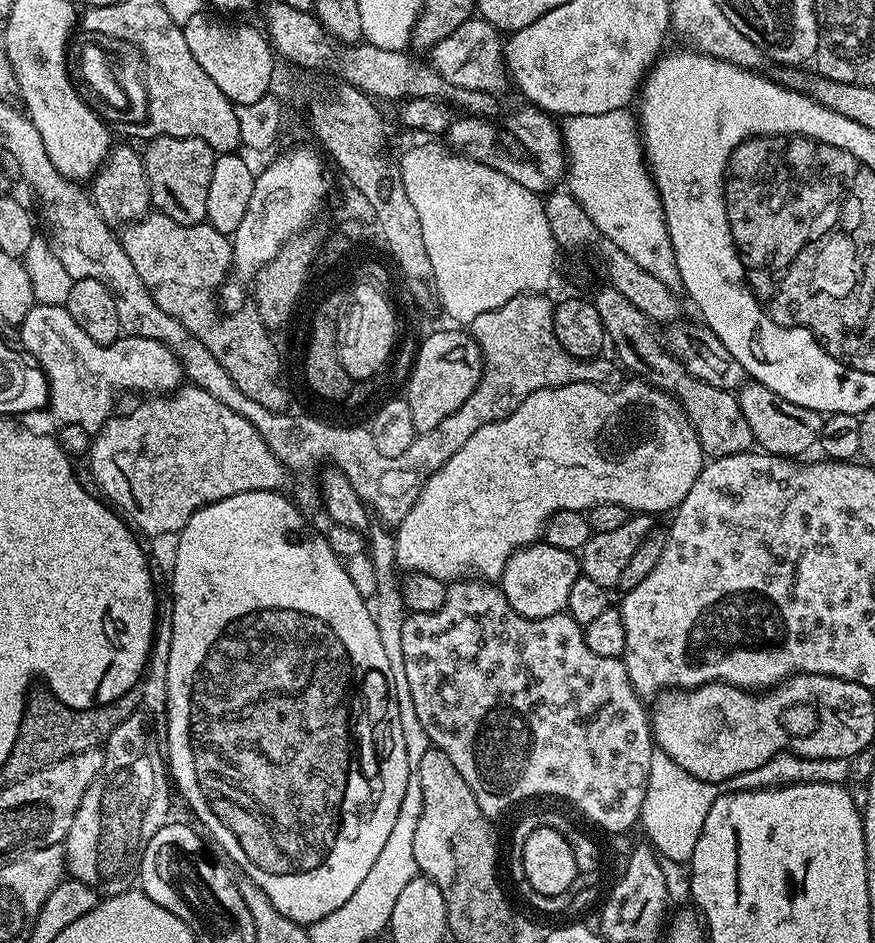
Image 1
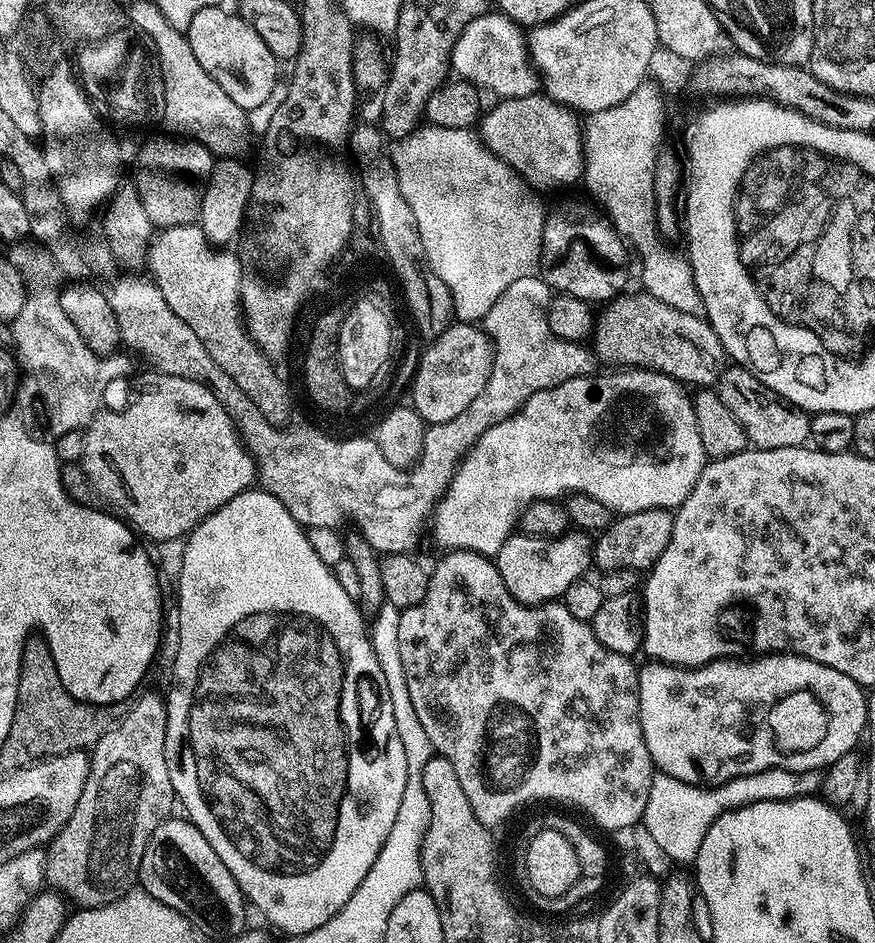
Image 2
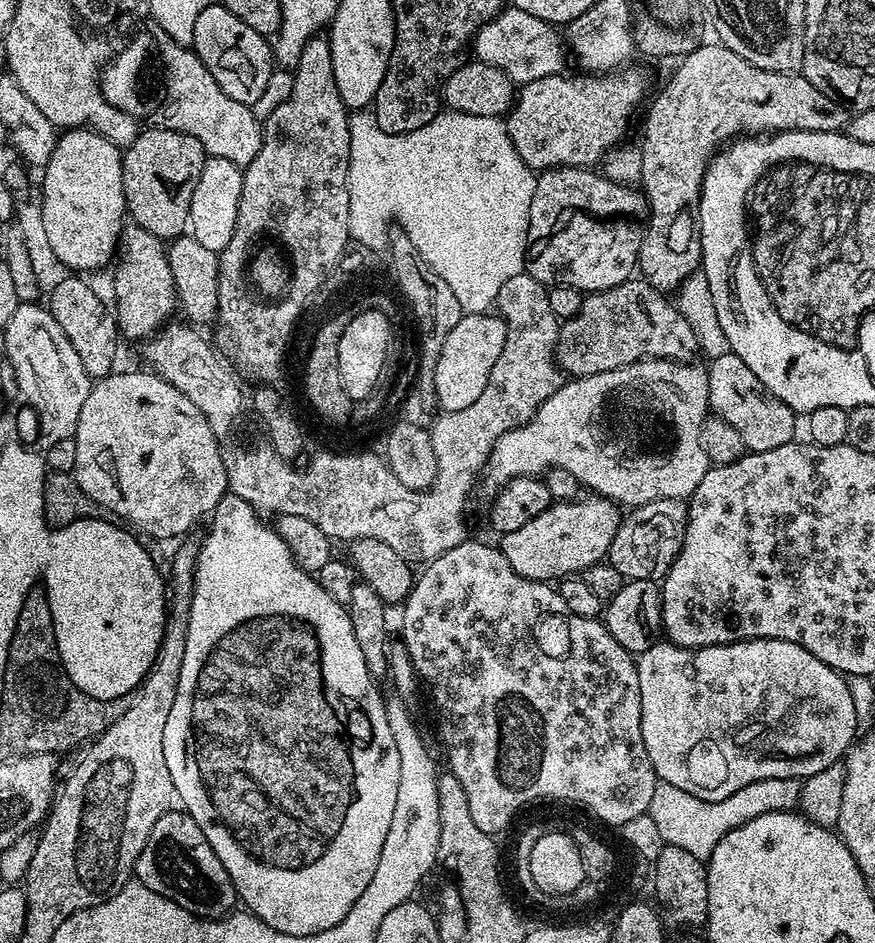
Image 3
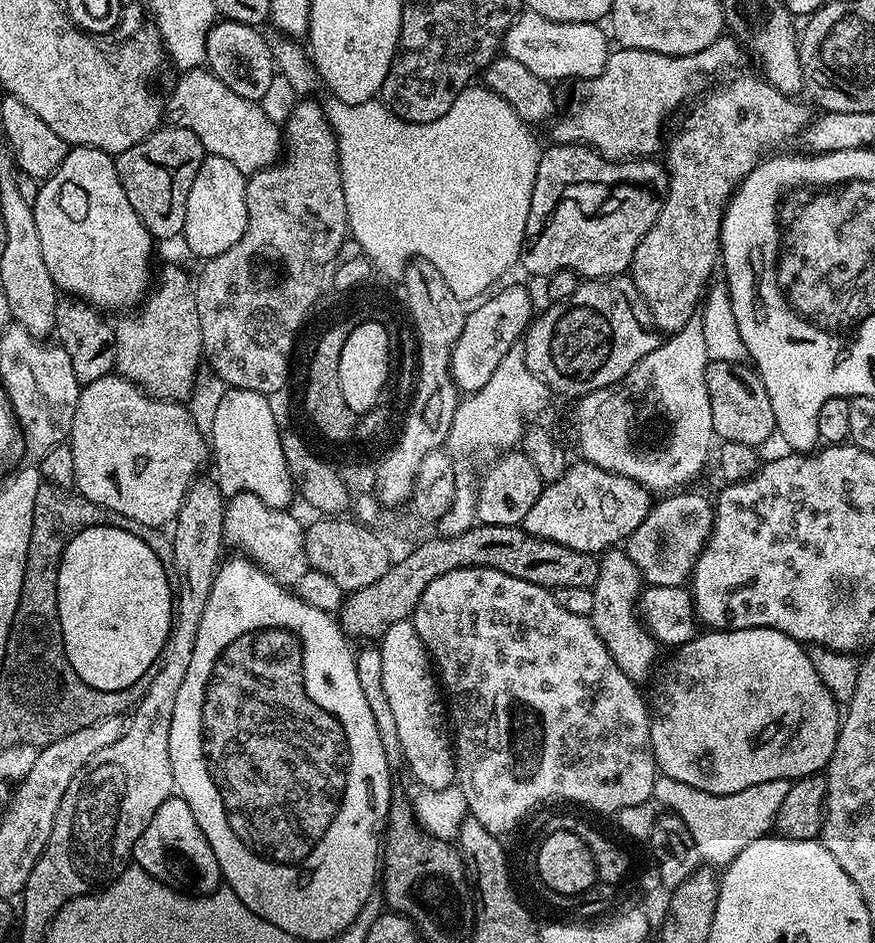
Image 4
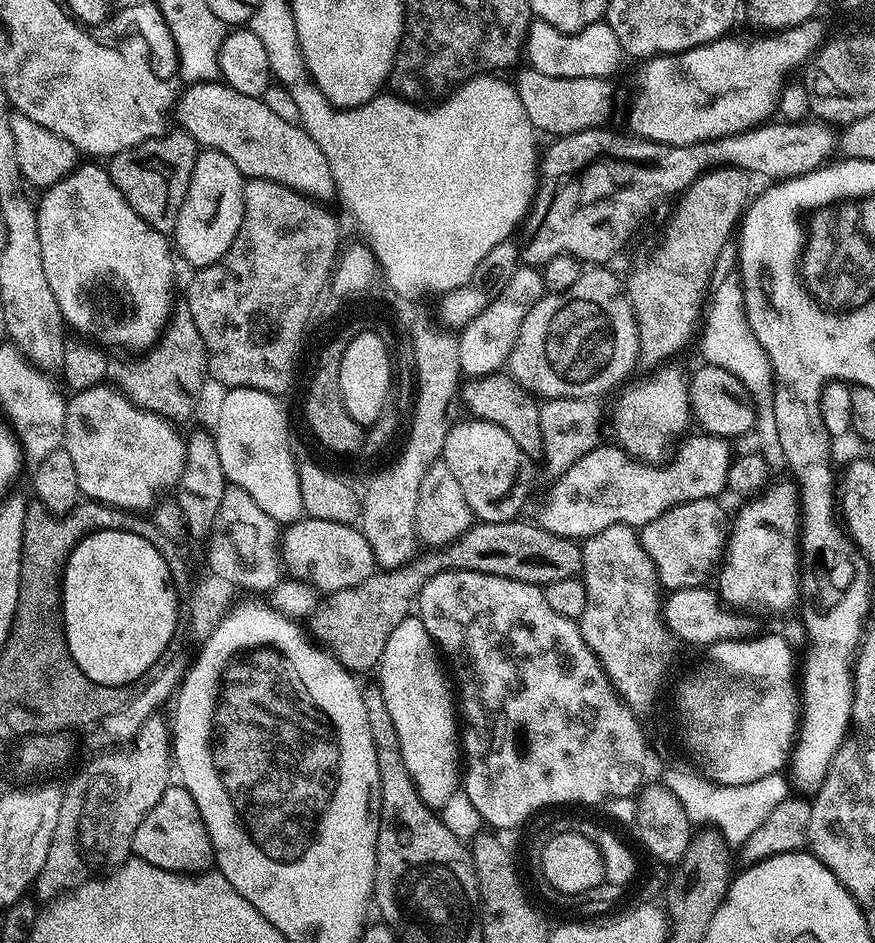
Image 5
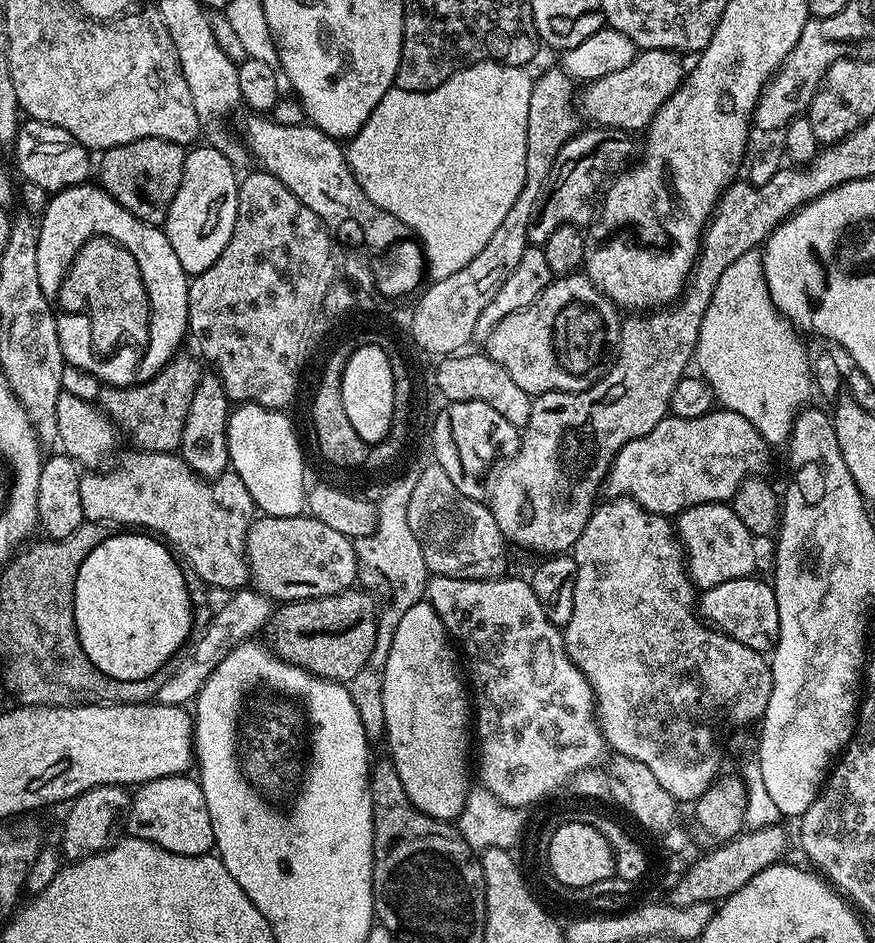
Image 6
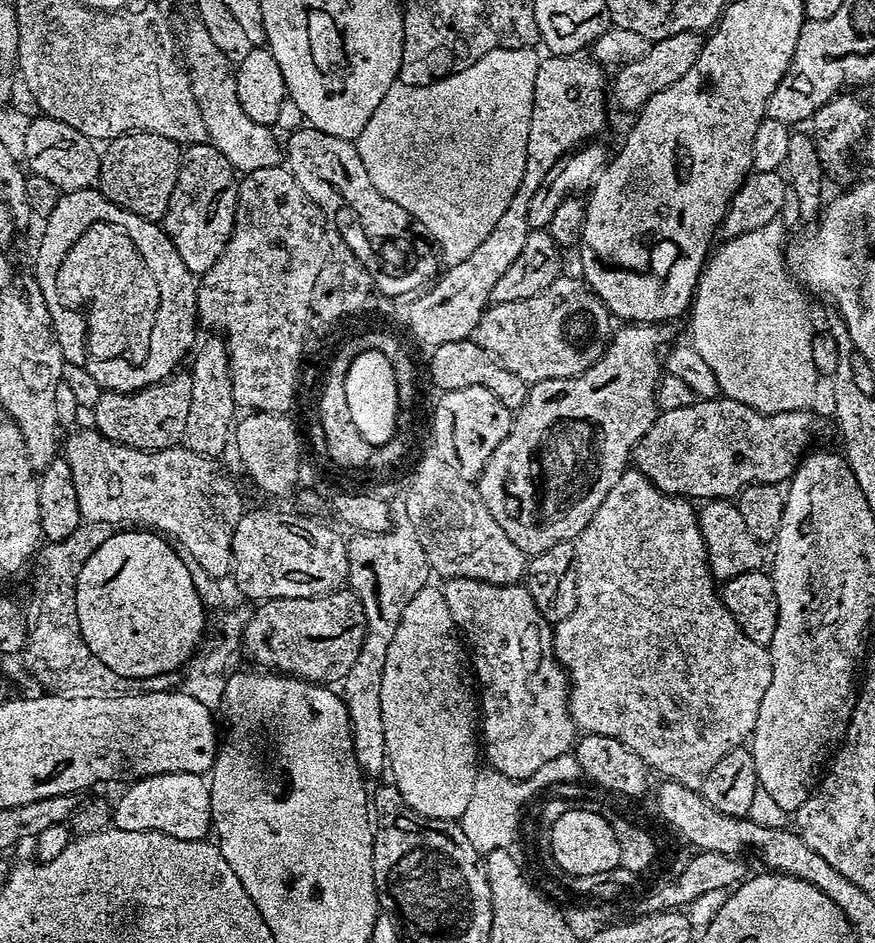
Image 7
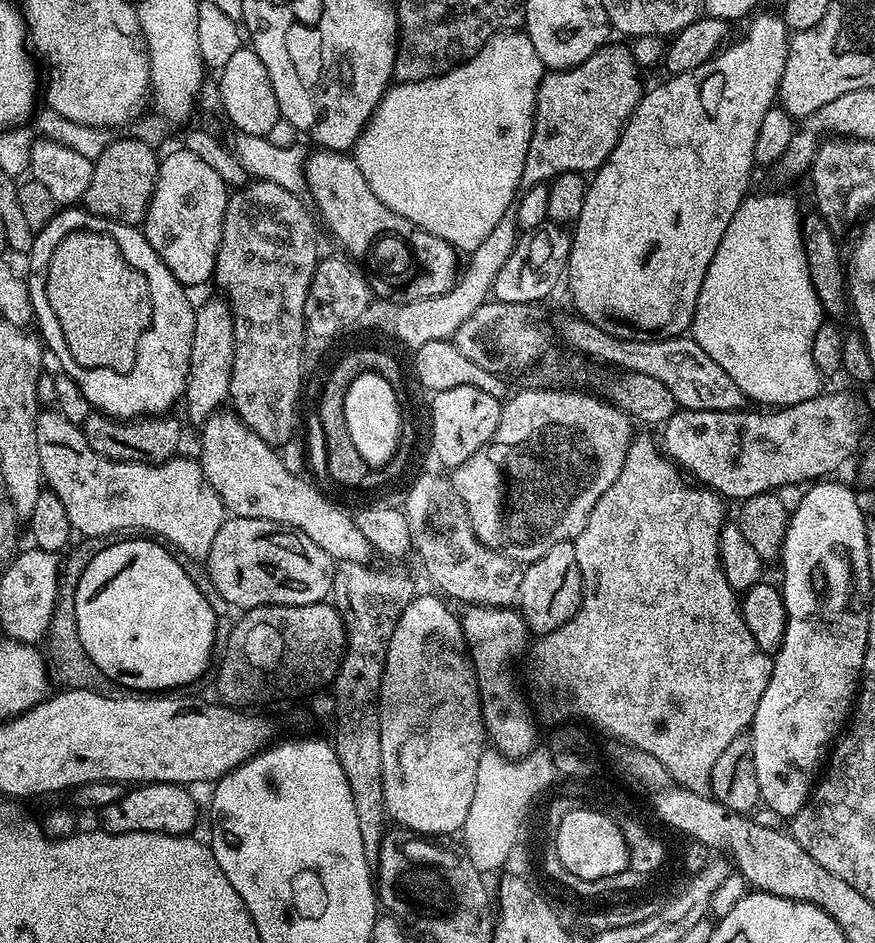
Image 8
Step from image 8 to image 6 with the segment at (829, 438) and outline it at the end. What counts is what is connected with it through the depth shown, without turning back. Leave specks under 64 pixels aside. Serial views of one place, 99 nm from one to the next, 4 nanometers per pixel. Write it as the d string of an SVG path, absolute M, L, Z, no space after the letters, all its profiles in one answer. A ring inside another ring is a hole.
M720 406L713 411L692 418L684 418L682 416L673 416L669 414L665 416L662 422L658 422L654 426L654 430L650 430L645 436L639 436L636 440L626 442L626 444L618 450L615 458L612 459L611 467L608 469L606 488L608 484L609 490L612 491L609 493L619 494L620 496L630 496L640 503L648 512L657 512L660 515L672 518L683 512L685 508L689 508L695 504L718 504L731 501L732 496L736 492L736 487L738 487L743 480L748 479L748 477L753 474L760 474L765 471L763 468L768 464L768 452L770 452L770 446L761 438L758 434L758 430L748 422L742 414L732 412L729 408Z

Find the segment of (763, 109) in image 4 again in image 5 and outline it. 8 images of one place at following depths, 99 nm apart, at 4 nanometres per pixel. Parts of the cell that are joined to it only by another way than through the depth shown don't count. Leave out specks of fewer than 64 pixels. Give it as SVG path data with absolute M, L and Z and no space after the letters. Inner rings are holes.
M727 166L714 168L710 172L705 172L703 176L699 176L675 201L677 202L676 209L673 210L672 217L664 228L665 240L657 246L656 253L641 268L634 269L629 274L628 280L626 276L628 301L640 335L639 363L641 365L645 364L646 367L655 369L671 361L668 359L678 355L691 342L692 335L694 335L693 340L697 335L698 325L701 323L702 313L705 311L706 301L710 296L710 289L713 287L711 271L714 270L718 250L724 242L733 239L750 203L748 180L750 180L749 173L740 168Z

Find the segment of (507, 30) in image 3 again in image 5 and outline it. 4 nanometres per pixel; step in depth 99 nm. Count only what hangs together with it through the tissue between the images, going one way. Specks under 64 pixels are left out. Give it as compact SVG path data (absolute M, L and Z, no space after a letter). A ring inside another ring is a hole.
M544 20L533 21L528 30L525 53L532 68L546 76L558 78L608 78L624 62L621 43L606 22L591 24L578 33L565 33Z

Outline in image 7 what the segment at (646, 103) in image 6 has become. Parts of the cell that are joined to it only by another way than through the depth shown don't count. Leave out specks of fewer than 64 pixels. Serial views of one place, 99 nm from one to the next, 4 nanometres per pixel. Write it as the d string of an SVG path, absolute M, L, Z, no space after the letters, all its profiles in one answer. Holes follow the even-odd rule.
M683 31L682 34L671 35L670 38L660 39L651 43L644 51L640 60L625 64L617 69L613 84L610 84L610 96L622 110L633 113L639 111L650 97L673 85L690 67L694 66L703 48L701 33Z

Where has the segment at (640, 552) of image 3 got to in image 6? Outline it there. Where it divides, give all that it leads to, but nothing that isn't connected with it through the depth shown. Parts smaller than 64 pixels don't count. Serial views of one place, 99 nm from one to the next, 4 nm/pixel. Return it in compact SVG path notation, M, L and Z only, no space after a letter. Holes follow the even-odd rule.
M731 503L695 504L685 508L675 517L674 531L686 561L688 579L697 589L713 588L734 578L746 578L757 571L757 541L752 532L742 526L742 518L734 514Z

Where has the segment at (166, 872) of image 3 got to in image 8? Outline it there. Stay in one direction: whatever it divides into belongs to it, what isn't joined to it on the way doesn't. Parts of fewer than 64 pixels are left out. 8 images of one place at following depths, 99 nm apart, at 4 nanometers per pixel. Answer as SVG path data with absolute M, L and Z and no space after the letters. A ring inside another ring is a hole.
M141 784L125 791L118 802L101 808L100 828L114 834L134 834L135 832L157 832L167 836L187 836L196 824L196 800L183 784Z

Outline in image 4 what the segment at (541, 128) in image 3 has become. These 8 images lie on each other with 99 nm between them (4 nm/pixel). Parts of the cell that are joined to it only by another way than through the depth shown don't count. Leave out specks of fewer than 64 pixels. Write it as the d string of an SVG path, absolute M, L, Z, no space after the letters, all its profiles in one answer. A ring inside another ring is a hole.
M617 47L609 51L605 69L597 77L581 79L572 92L572 101L569 102L568 109L562 114L560 112L551 121L551 124L553 123L551 143L587 144L608 160L651 157L656 154L652 152L660 148L660 127L663 126L664 119L675 108L682 107L684 100L691 101L705 91L704 59L706 56L703 52L695 52L689 56L667 56L637 48Z

